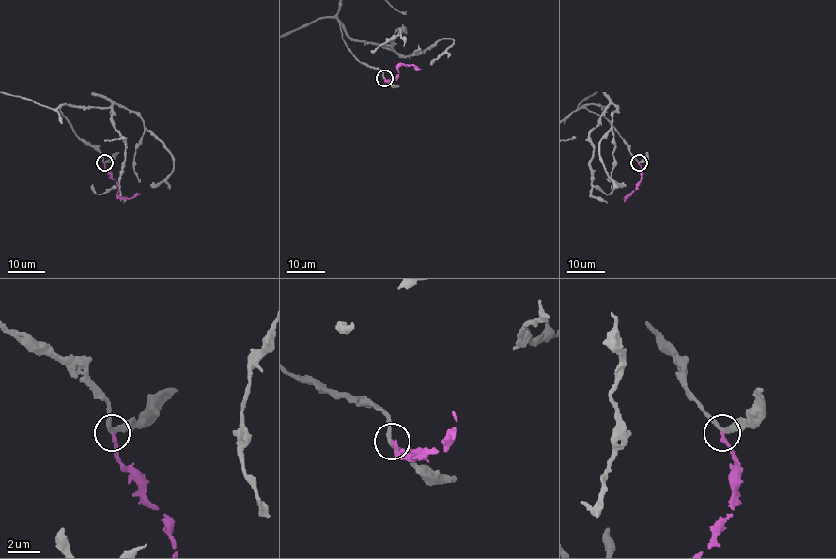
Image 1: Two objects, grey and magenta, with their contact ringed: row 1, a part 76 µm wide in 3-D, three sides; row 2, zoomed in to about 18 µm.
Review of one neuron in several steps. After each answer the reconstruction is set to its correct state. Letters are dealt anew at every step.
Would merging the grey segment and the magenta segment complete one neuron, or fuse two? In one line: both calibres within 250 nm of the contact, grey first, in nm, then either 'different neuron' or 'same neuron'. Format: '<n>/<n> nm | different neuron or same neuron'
260/200 nm | different neuron

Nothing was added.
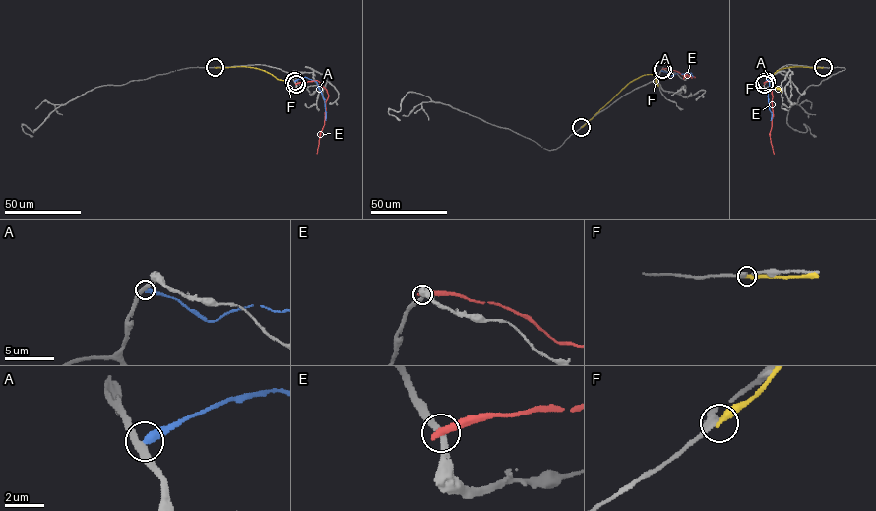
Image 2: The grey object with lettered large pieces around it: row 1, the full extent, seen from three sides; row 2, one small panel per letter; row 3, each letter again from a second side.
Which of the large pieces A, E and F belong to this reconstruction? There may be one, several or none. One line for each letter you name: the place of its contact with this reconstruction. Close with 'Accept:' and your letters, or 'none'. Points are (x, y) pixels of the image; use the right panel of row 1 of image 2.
Accept: none

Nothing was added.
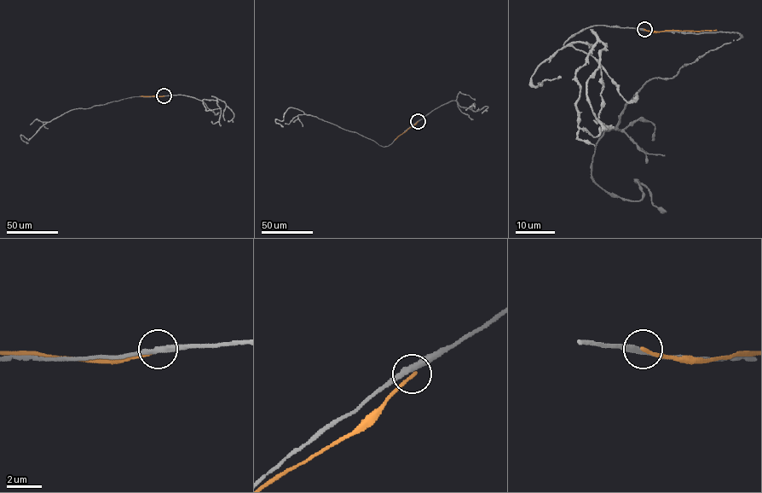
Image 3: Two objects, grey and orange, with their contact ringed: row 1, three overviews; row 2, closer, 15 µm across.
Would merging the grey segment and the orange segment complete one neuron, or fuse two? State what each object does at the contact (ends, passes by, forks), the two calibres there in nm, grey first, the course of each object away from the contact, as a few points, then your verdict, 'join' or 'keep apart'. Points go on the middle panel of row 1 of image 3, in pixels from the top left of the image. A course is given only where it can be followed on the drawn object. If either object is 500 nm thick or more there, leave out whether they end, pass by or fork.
grey passes by | orange ends | 340/180 nm | grey via (418, 121), (390, 144), (383, 147), (297, 108), (289, 107), (283, 120), (275, 120), (283, 126) | orange via (418, 121), (395, 140) | keep apart

